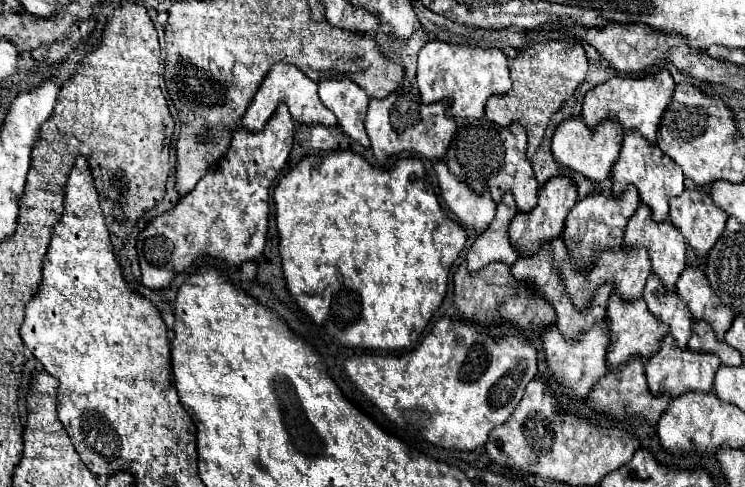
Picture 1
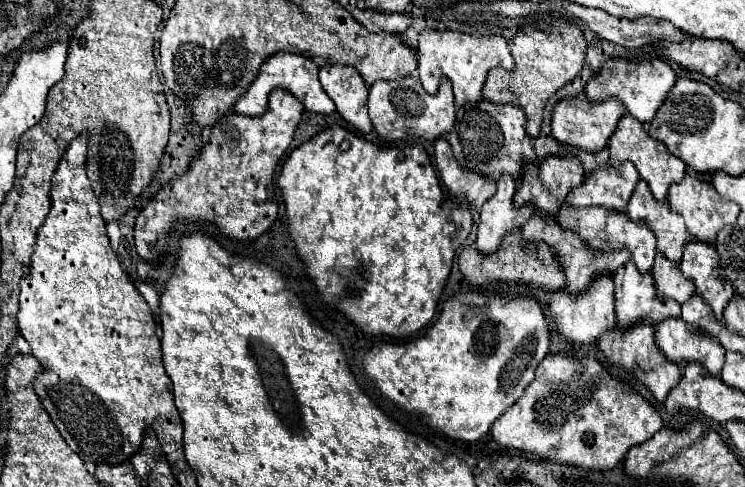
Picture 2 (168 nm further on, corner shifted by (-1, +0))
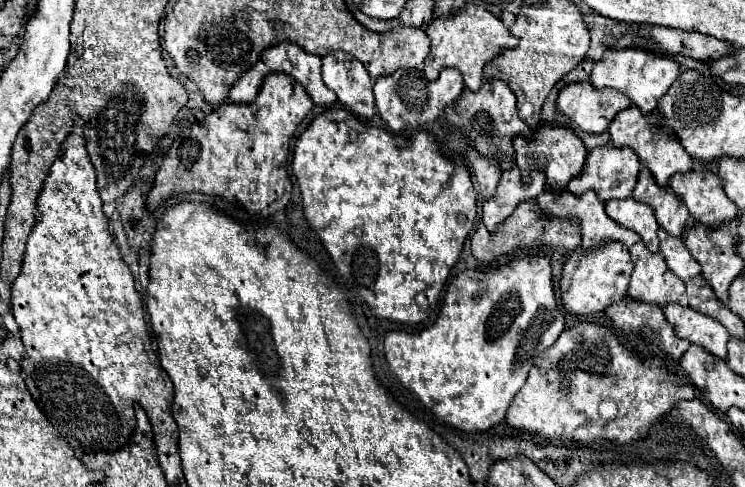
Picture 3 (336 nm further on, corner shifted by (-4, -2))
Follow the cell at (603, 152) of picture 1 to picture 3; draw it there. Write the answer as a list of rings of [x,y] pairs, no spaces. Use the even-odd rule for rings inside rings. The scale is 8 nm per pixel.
[[[589,82],[569,84],[559,92],[557,110],[587,134],[603,134],[615,114],[629,108],[631,100],[613,88],[597,90]]]

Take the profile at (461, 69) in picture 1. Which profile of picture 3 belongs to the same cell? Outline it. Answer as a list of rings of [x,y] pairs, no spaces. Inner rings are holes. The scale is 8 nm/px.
[[[467,4],[457,16],[437,18],[427,26],[427,36],[431,40],[431,56],[425,60],[425,78],[435,80],[443,68],[457,68],[463,74],[465,88],[477,92],[483,82],[483,68],[495,56],[517,46],[517,38],[503,26],[499,18],[487,12],[483,6]]]

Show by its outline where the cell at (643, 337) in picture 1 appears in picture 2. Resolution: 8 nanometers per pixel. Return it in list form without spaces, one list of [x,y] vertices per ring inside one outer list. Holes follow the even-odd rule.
[[[628,260],[628,264],[622,264],[616,270],[614,284],[616,284],[616,318],[620,326],[632,326],[634,322],[640,320],[660,322],[664,318],[680,318],[680,304],[676,304],[676,300],[658,296],[652,274],[640,272],[632,260]]]

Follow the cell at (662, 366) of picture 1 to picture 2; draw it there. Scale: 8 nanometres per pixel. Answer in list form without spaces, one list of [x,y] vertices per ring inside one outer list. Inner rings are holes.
[[[680,318],[656,324],[656,342],[660,350],[674,362],[700,362],[710,374],[718,374],[724,366],[724,348],[708,332],[692,328]]]

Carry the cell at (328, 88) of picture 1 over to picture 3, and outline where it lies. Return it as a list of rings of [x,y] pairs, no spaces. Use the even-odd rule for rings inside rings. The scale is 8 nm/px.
[[[331,52],[323,56],[323,82],[351,112],[365,120],[373,118],[373,84],[357,58],[345,52]]]

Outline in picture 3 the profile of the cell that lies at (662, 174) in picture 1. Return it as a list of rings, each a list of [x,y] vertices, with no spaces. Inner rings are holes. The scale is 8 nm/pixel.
[[[629,106],[629,108],[625,108],[623,112],[619,112],[615,116],[615,120],[609,126],[609,134],[611,134],[613,146],[617,146],[617,148],[627,146],[627,148],[631,148],[639,156],[639,160],[651,170],[657,186],[661,186],[661,188],[667,188],[669,178],[673,174],[689,172],[693,168],[691,156],[677,142],[675,134],[669,130],[665,118],[657,110],[651,112],[649,116],[645,116],[645,114],[641,114],[641,110],[637,106]]]

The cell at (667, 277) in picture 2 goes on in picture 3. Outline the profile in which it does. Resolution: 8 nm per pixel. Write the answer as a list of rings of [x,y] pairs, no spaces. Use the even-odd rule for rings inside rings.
[[[659,230],[659,242],[661,242],[661,254],[665,256],[667,268],[679,276],[683,282],[689,282],[691,278],[701,274],[701,266],[691,258],[681,238],[667,234],[665,230]]]

